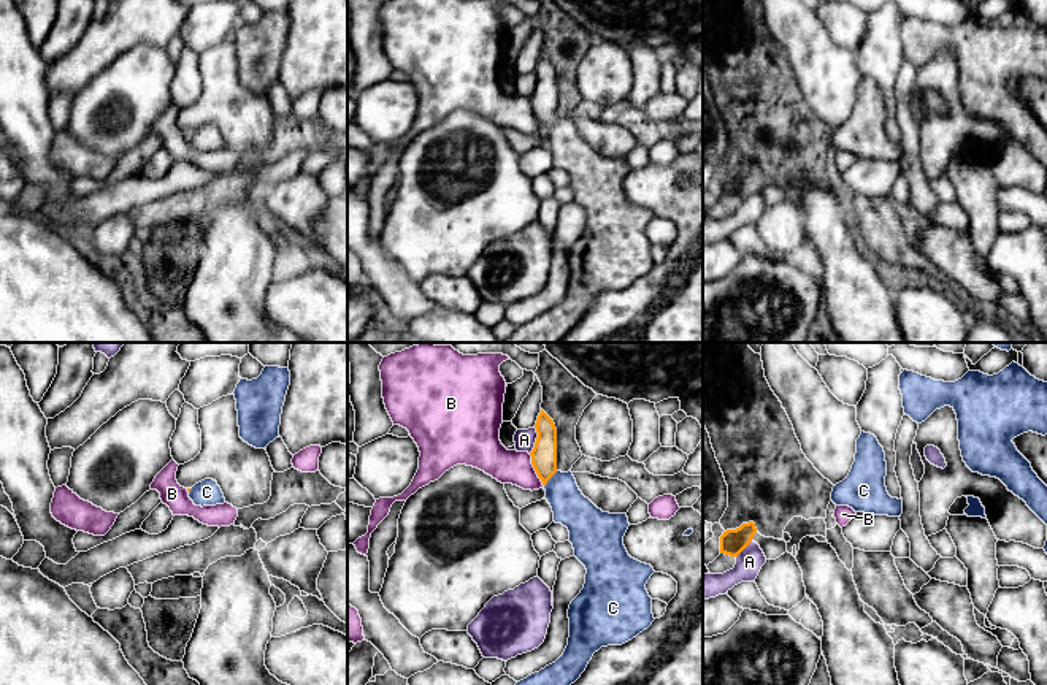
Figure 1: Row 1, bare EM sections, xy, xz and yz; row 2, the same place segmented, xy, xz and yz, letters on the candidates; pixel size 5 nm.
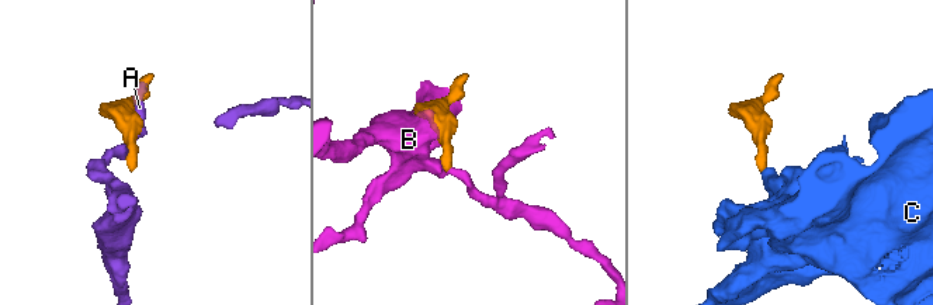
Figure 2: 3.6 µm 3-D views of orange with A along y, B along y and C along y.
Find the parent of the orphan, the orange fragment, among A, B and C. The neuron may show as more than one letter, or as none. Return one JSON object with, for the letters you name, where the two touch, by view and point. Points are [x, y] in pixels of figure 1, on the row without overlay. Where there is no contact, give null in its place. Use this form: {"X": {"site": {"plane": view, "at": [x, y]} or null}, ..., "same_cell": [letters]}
{"C": {"site": {"plane": "xz", "at": [549, 122]}}, "same_cell": ["C"]}

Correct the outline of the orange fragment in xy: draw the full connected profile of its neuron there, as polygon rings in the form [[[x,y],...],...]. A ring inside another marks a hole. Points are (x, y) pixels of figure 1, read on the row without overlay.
[[[205,124],[195,128],[192,133],[187,133],[187,136],[195,151],[203,152],[225,147],[221,132],[213,124]]]

